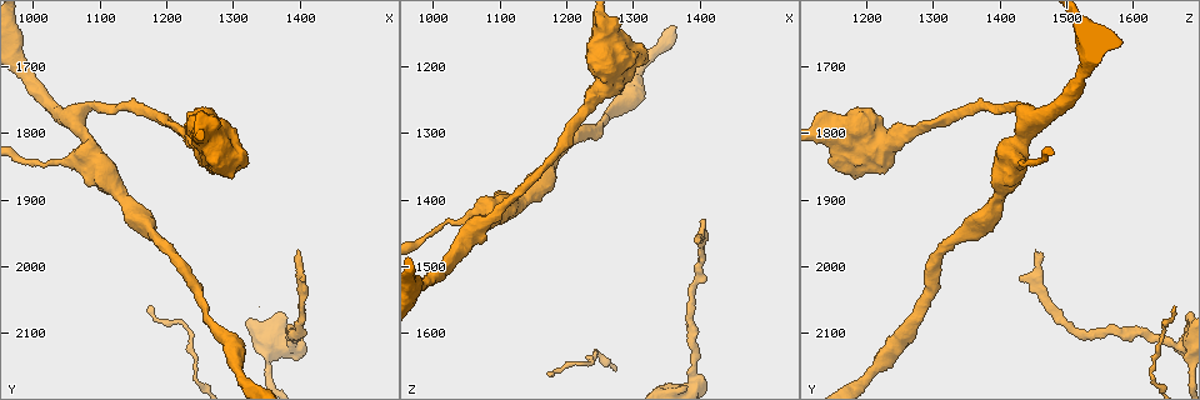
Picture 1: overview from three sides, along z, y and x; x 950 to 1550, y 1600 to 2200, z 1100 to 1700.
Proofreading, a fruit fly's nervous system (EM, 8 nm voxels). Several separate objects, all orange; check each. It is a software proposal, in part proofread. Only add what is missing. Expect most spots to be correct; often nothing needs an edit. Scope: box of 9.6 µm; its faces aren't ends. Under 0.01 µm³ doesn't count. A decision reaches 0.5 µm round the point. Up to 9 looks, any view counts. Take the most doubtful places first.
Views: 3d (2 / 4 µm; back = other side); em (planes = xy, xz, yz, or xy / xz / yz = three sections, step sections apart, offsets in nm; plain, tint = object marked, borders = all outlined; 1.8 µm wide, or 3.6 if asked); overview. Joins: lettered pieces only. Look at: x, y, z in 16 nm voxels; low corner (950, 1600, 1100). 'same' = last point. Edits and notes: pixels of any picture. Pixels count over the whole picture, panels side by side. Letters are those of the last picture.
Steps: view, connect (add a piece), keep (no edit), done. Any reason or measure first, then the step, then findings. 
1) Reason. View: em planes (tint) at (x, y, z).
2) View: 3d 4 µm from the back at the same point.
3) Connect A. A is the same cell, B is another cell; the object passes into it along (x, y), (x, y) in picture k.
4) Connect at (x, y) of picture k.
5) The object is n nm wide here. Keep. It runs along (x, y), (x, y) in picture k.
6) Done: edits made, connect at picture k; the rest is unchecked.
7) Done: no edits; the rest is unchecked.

Tapers out. View: 3d 4 µm at (1175, 2060, 1660).

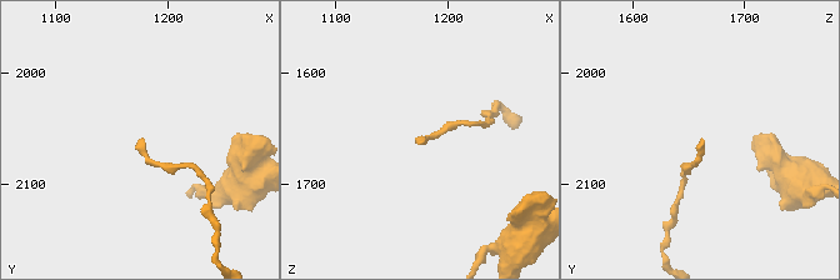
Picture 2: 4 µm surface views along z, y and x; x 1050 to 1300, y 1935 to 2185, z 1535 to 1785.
View: em xy step 4 (borders) at (1172, 2062, 1662).

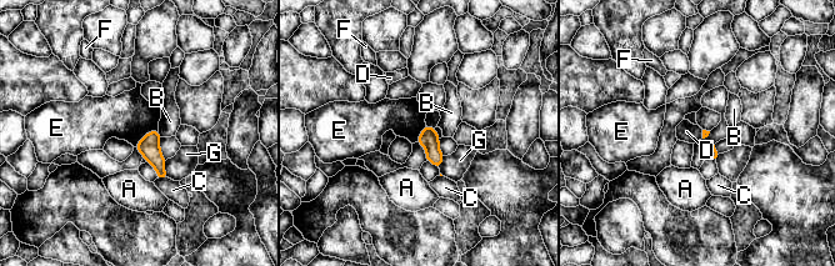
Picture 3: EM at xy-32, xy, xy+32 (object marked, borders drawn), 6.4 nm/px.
Keep. A, B, C, D, E, F and G are other cells; a border runs along (158, 130), (146, 132), (135, 146) in picture 3; none of them fits.

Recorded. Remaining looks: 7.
Calibre changes. View: em 3.6 µm planes (borders) at (1235, 1805, 1245).

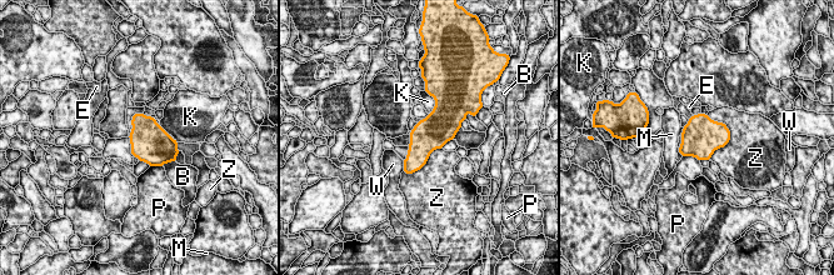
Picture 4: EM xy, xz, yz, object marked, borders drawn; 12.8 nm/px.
The object is 420 nm wide here. Keep. B, E, K, M, P, W and Z are other cells; no lettered piece goes on from it.

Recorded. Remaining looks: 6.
Free end. View: 3d 4 µm at (1285, 1850, 1150).

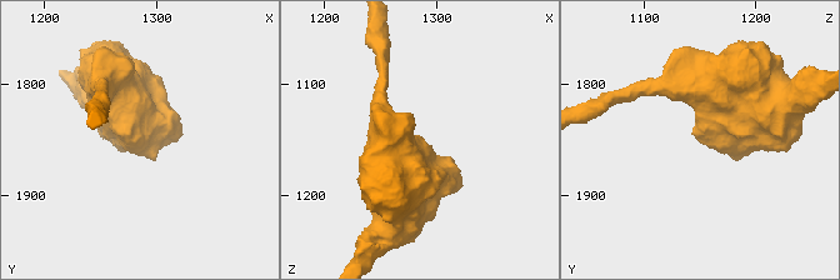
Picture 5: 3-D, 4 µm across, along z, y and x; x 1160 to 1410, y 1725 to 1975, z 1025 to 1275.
View: em 3.6 µm yz step 8 (borders) at (1286, 1850, 1152).

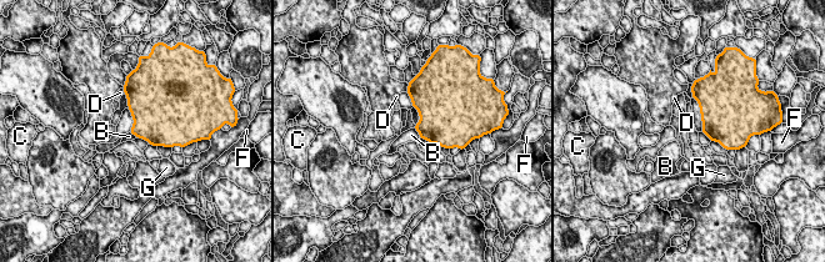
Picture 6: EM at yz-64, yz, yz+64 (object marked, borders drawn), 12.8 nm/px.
View: em 3.6 µm planes (borders) at the same point.

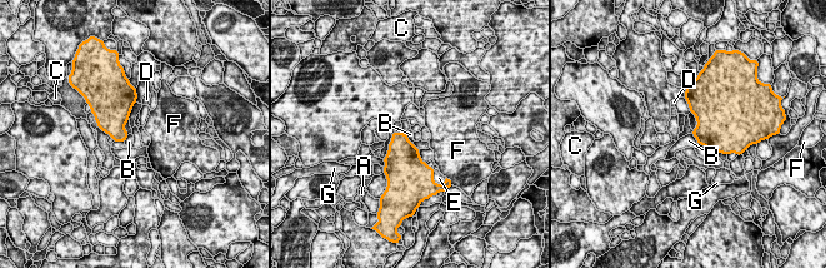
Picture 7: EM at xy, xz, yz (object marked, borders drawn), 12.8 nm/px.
The longest contact is with D, 380 nm. Keep. A, B, C, D, E, F and G are other cells; none of them fits.

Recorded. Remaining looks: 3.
Sudden change in width. View: em planes (borders) at (1135, 1900, 1390).

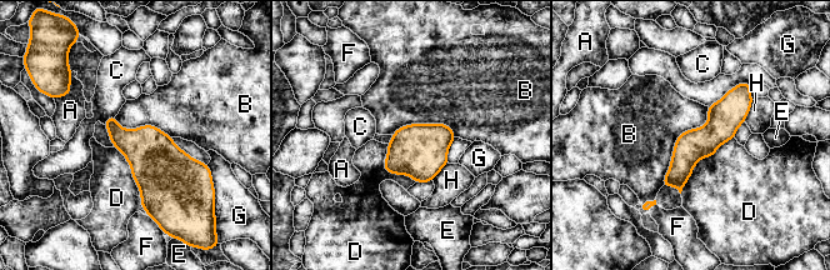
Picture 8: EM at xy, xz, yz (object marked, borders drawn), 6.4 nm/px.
Keep. A, B, C, D, E, F, G and H are other cells; a border runs along (708, 106), (661, 185) in picture 8; none of them fits.

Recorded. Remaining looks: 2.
Done: no edits; the rest is unchecked.

